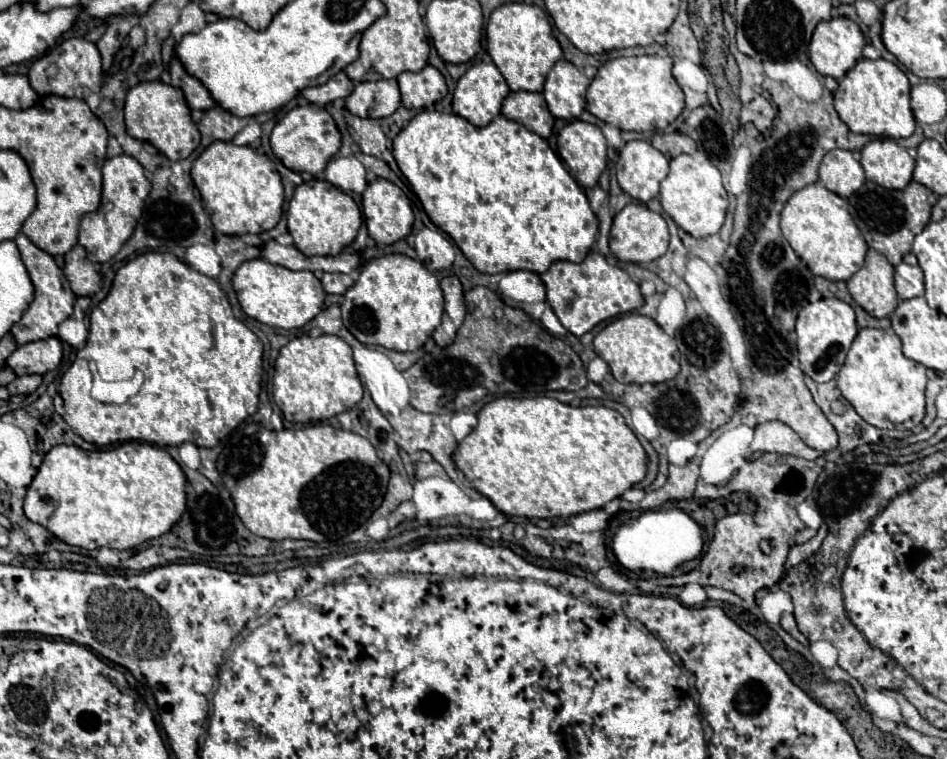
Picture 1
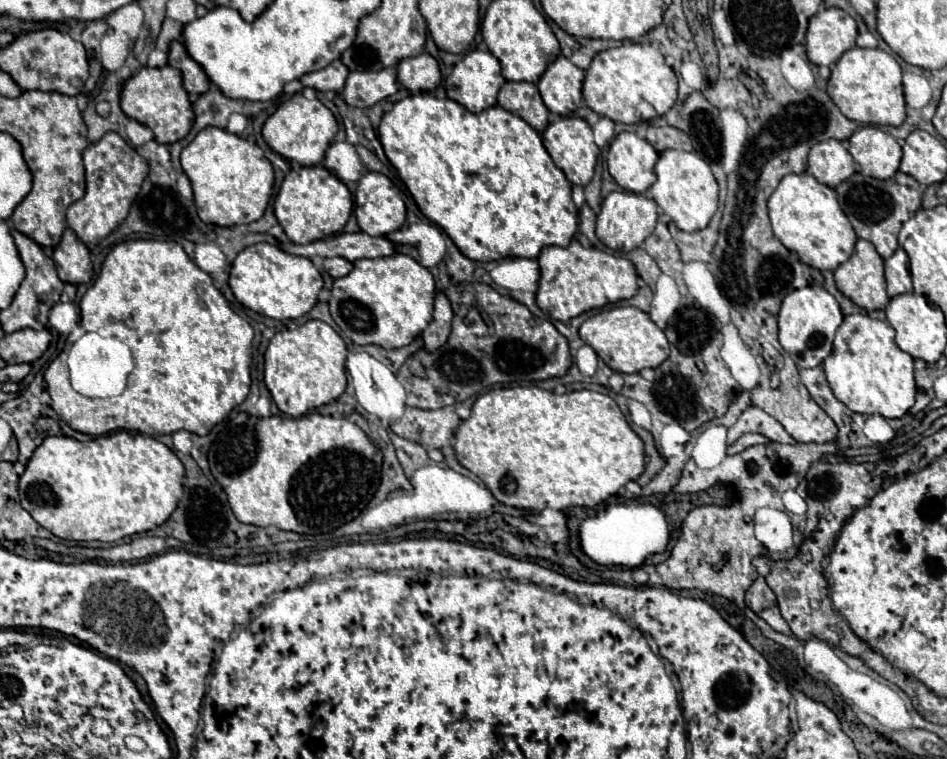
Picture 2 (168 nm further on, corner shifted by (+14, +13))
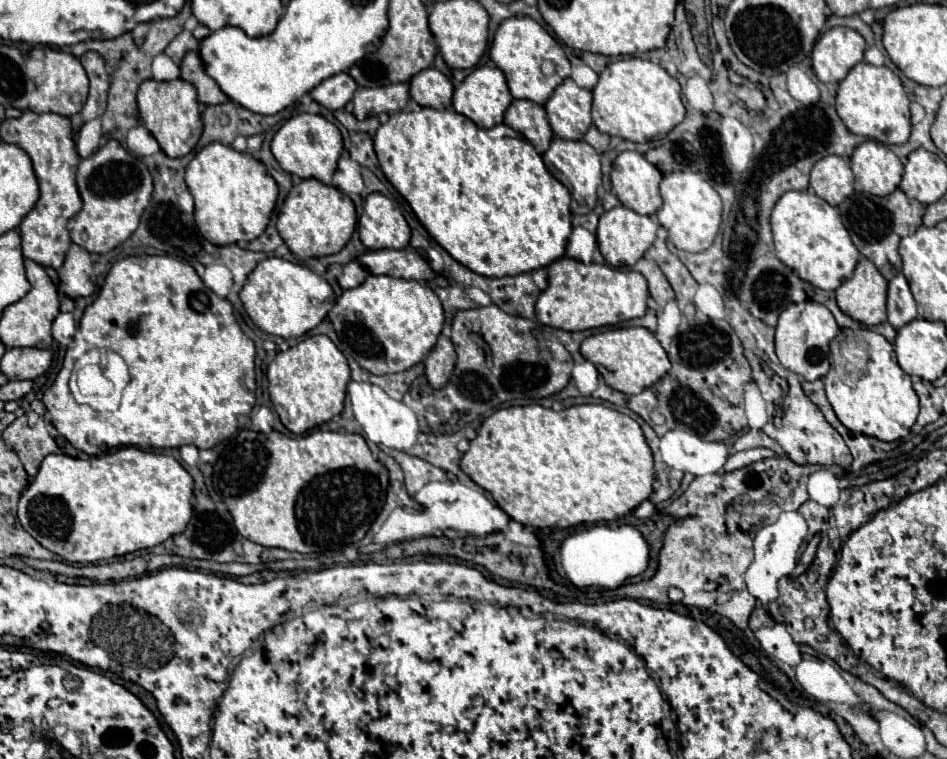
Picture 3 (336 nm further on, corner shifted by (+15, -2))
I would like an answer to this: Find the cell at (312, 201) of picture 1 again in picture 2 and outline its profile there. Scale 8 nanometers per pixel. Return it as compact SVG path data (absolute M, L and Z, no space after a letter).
M301 166L285 176L273 206L275 206L275 216L283 226L287 238L295 244L309 244L313 240L339 234L343 230L353 210L353 198L347 186L327 168Z

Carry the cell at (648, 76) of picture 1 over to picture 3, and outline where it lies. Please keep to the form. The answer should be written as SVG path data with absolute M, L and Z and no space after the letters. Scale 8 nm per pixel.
M626 57L610 63L600 73L598 85L594 87L592 95L594 125L602 133L622 137L634 143L646 143L650 139L666 137L686 117L680 83L672 75L668 75L660 65L648 59Z

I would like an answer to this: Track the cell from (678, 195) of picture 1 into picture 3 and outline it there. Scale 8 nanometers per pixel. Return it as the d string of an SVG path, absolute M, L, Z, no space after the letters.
M676 171L664 175L660 183L660 191L664 205L660 207L656 217L660 225L668 231L668 239L676 245L676 249L692 251L692 253L708 249L716 239L722 223L722 199L714 191L714 187L706 183L698 173Z

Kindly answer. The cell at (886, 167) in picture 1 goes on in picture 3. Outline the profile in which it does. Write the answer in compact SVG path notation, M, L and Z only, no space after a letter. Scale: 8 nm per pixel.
M864 141L850 157L852 173L862 191L872 195L890 195L902 181L900 159L878 141Z

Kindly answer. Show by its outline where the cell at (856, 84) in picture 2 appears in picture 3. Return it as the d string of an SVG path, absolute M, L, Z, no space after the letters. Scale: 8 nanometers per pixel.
M864 61L858 63L838 85L836 111L852 133L884 145L902 145L910 137L910 97L898 75L888 67L876 67Z

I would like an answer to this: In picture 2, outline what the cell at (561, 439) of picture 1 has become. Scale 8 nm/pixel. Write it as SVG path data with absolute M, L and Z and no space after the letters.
M537 385L513 386L513 388L495 388L489 390L485 394L481 394L475 404L471 406L471 416L467 420L463 420L459 424L459 428L455 430L455 456L459 460L461 466L465 466L467 470L471 470L489 490L491 494L507 504L507 506L515 506L515 508L525 508L525 510L535 510L541 512L543 508L555 508L555 510L565 510L569 506L595 506L603 500L607 500L609 496L617 494L619 488L623 488L629 480L635 480L643 468L645 468L645 452L643 452L643 442L641 438L629 428L629 424L625 422L619 406L601 392L591 392L591 390L579 390L579 392L566 392L564 394L555 394L553 391L543 390Z

